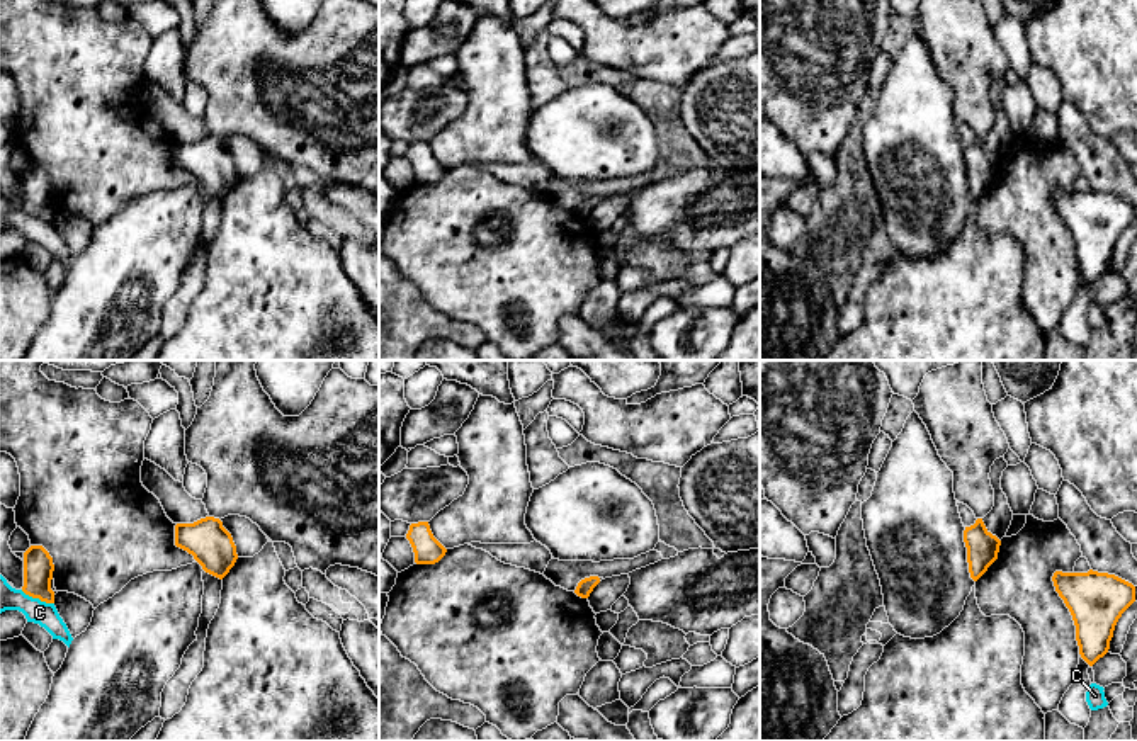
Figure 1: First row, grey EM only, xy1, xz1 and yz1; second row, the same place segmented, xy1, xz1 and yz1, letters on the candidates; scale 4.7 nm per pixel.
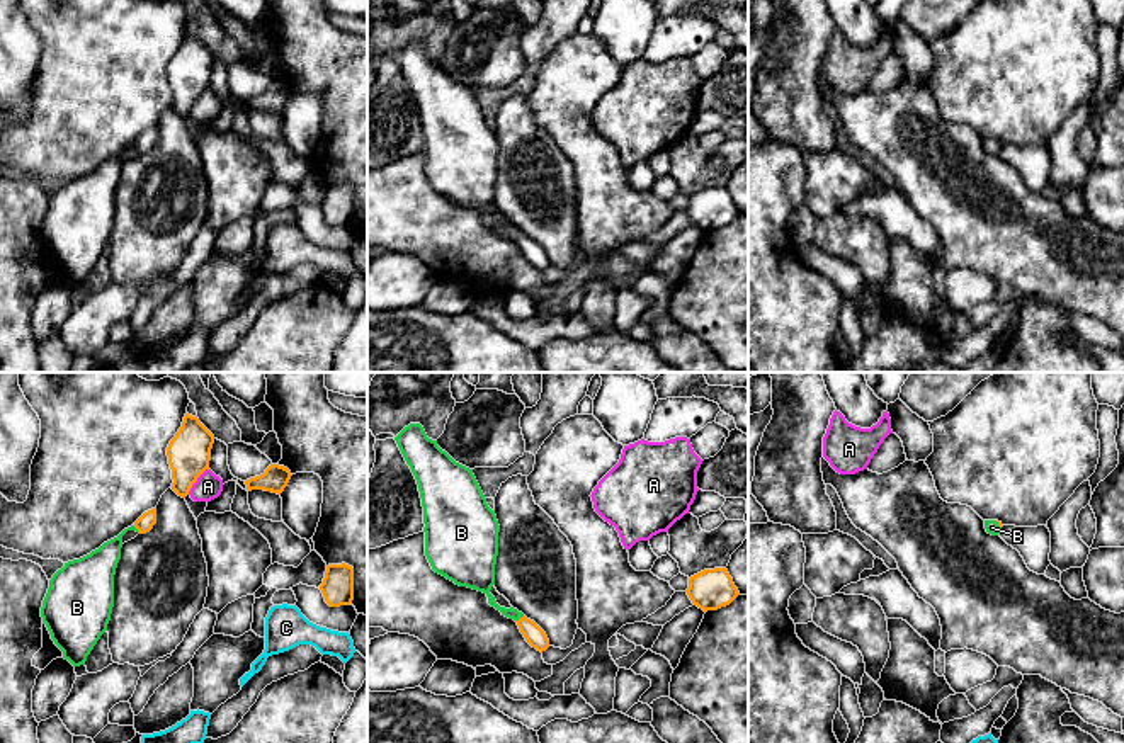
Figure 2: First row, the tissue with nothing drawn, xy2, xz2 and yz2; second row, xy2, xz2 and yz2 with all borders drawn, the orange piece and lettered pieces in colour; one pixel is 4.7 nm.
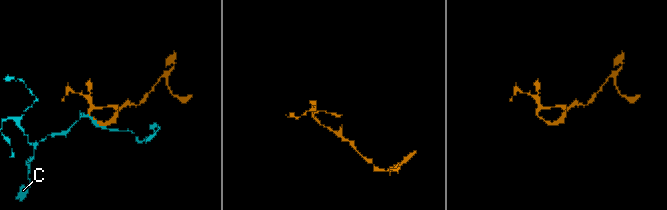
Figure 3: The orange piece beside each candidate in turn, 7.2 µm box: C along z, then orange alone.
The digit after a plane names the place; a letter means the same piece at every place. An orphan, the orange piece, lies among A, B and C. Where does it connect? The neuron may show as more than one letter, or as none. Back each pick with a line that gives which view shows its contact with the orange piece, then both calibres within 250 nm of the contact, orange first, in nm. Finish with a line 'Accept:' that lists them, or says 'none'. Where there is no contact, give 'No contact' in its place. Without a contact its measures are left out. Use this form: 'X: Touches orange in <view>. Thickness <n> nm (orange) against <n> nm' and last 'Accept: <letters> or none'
B: Touches orange in xz2. Thickness 90 nm (orange) against 100 nm
Accept: B

